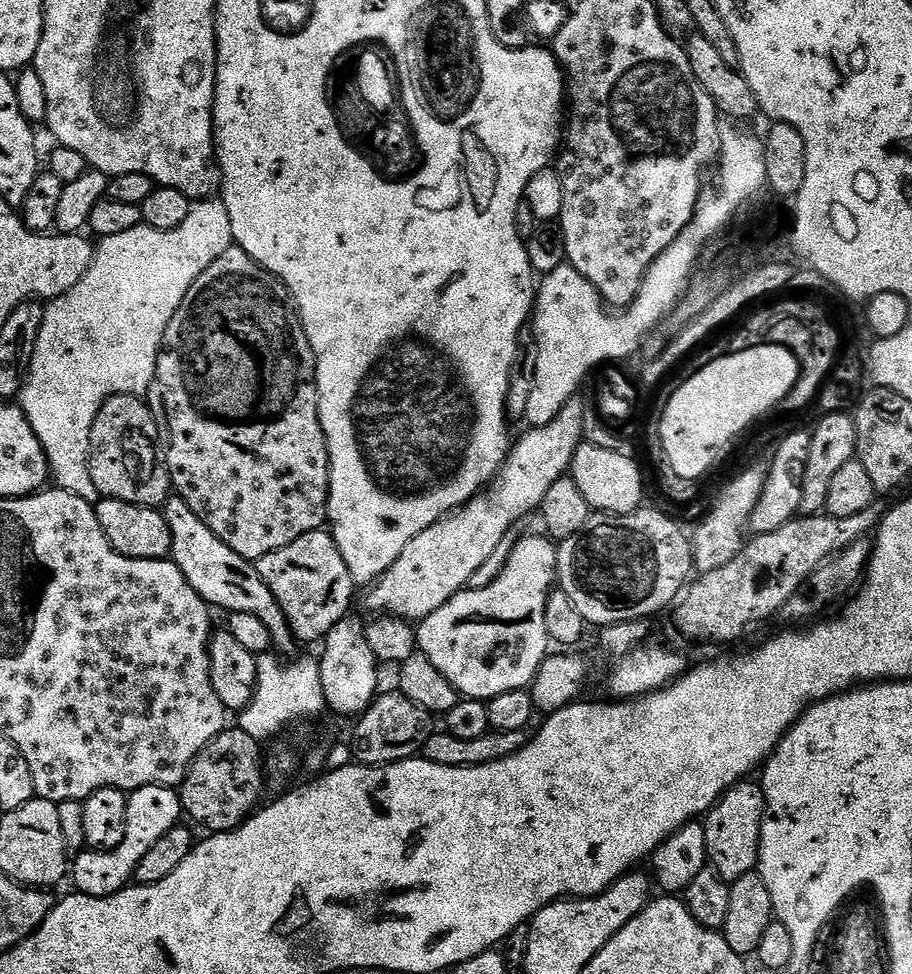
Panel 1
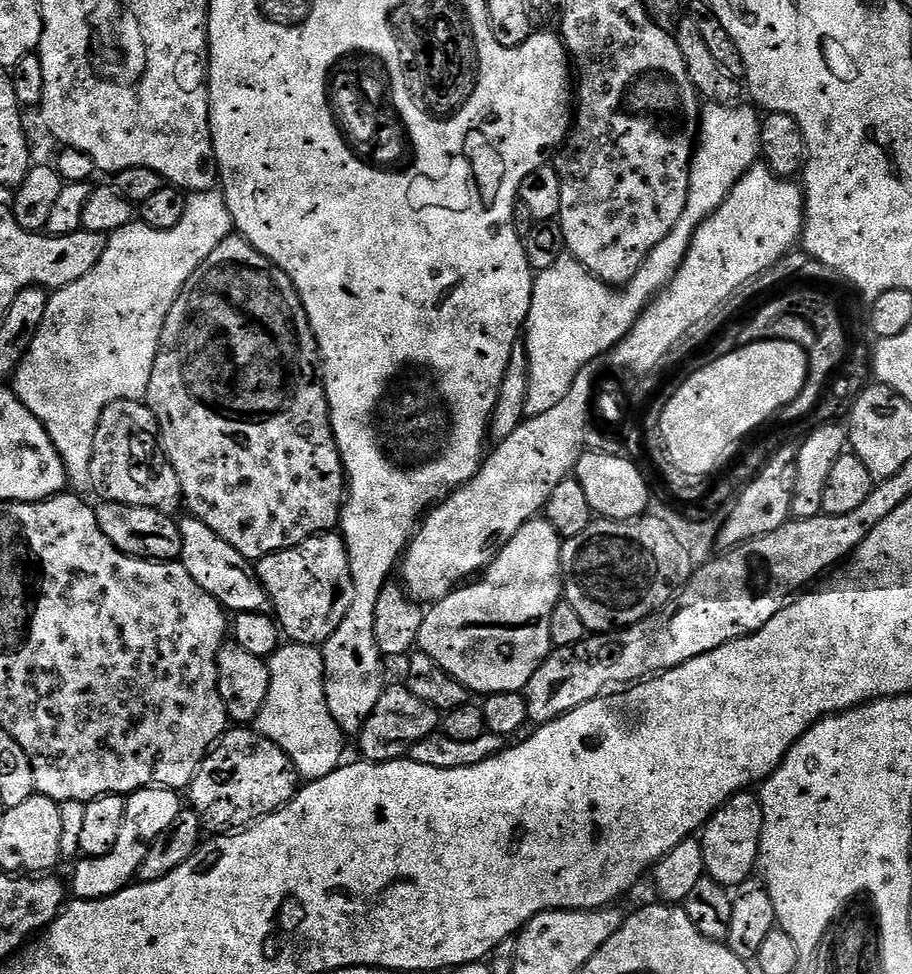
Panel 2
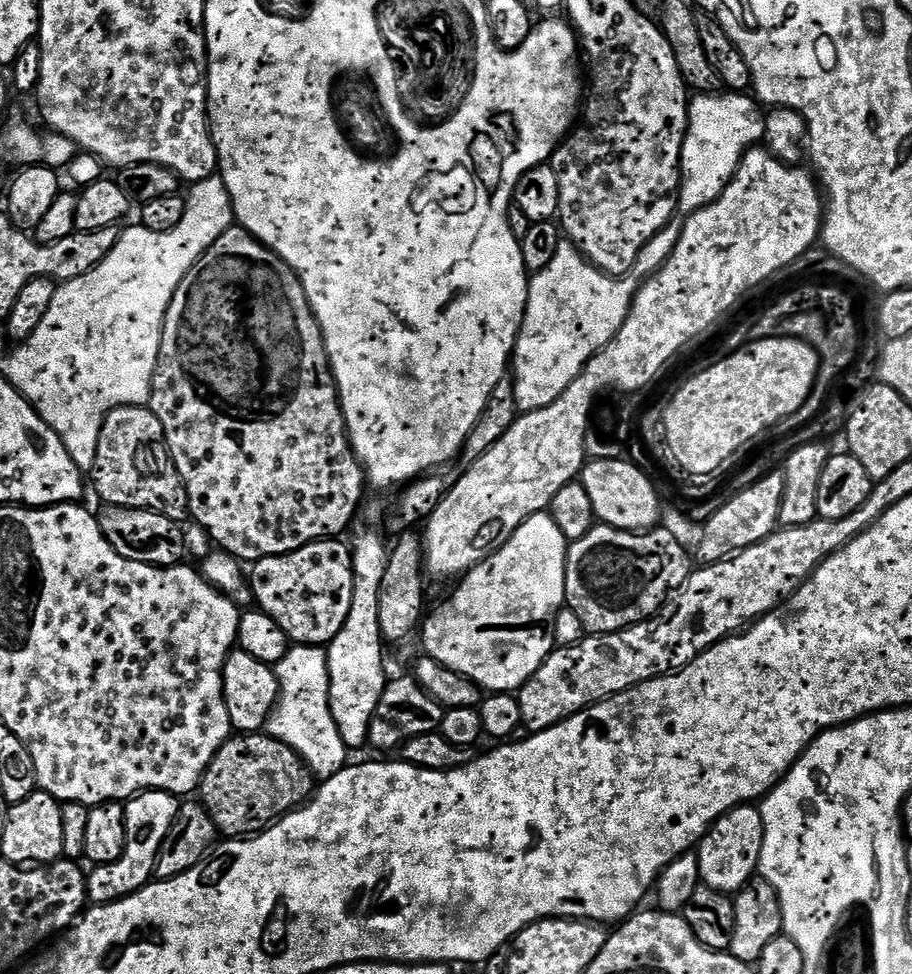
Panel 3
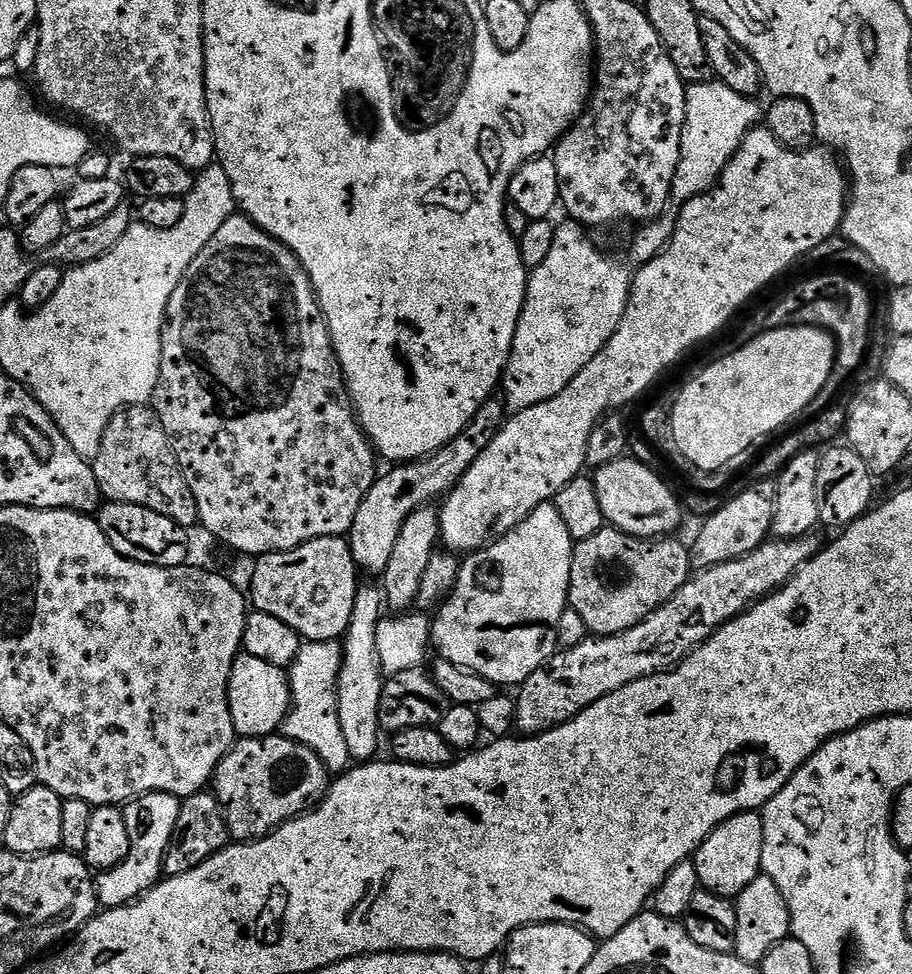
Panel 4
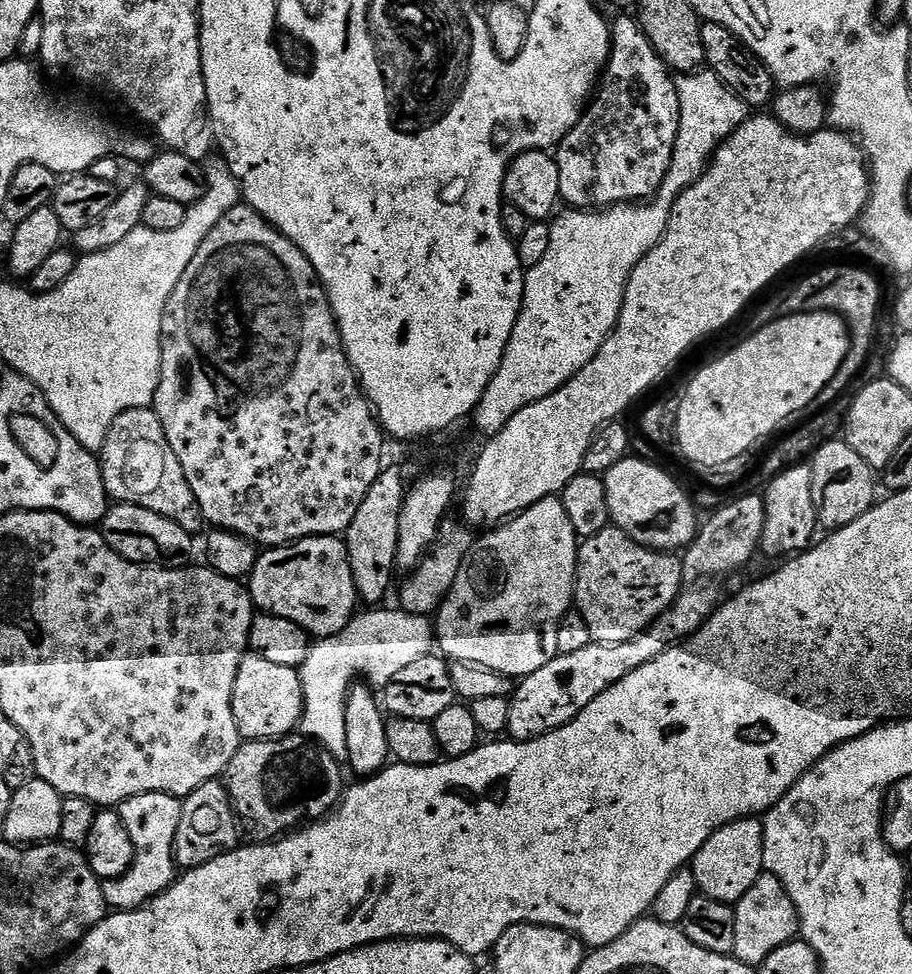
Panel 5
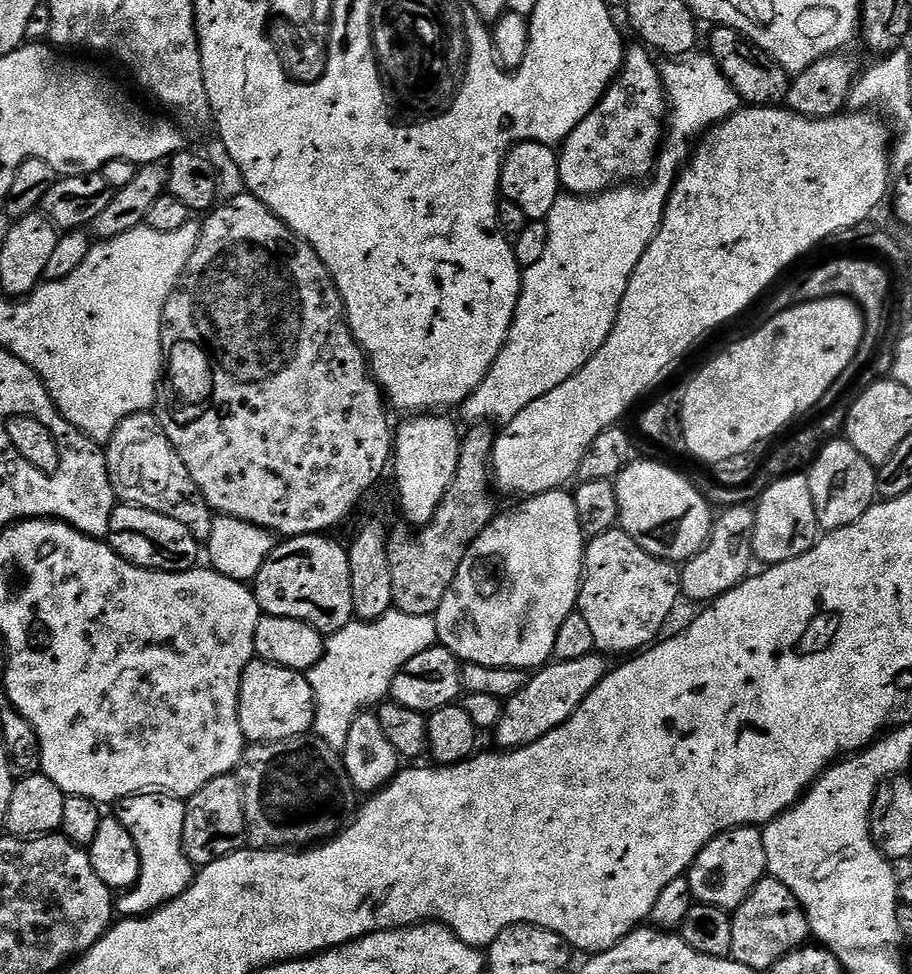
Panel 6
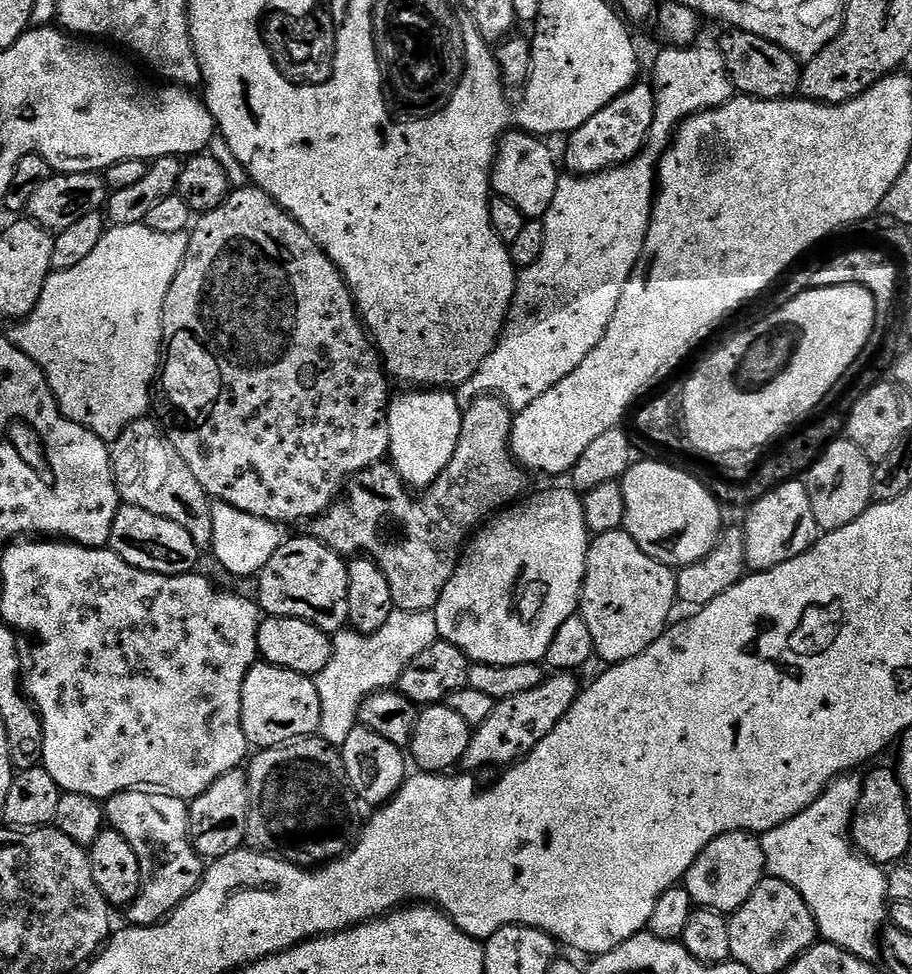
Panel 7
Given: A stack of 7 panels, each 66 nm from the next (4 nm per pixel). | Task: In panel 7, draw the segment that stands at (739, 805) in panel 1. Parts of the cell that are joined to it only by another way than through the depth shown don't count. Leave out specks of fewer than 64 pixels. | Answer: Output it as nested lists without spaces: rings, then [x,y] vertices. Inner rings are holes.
[[[727,832],[714,838],[714,842],[710,842],[702,854],[698,854],[694,866],[690,866],[684,875],[682,886],[690,894],[695,907],[731,914],[742,907],[750,894],[754,894],[765,876],[764,855],[759,839],[751,832]]]

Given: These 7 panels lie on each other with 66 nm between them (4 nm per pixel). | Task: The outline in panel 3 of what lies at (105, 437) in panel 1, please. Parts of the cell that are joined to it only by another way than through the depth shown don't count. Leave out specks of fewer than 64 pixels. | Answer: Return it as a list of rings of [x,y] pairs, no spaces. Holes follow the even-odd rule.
[[[122,406],[106,418],[98,438],[98,454],[90,480],[96,483],[96,492],[105,505],[114,508],[145,508],[177,522],[189,519],[188,495],[182,478],[168,453],[162,422],[151,407]]]

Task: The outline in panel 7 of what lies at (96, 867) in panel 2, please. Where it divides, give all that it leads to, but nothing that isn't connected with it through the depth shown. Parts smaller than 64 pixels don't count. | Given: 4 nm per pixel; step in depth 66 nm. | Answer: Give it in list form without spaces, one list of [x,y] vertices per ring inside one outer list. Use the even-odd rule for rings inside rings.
[[[131,788],[128,792],[114,794],[104,804],[104,815],[111,831],[122,834],[134,854],[138,854],[138,866],[140,867],[140,893],[134,902],[126,909],[129,925],[145,928],[151,924],[158,924],[166,919],[175,908],[186,899],[194,889],[200,885],[204,878],[205,861],[192,849],[192,839],[188,837],[188,810],[189,805],[185,801],[172,796],[169,792],[157,792],[155,790],[141,790]]]

